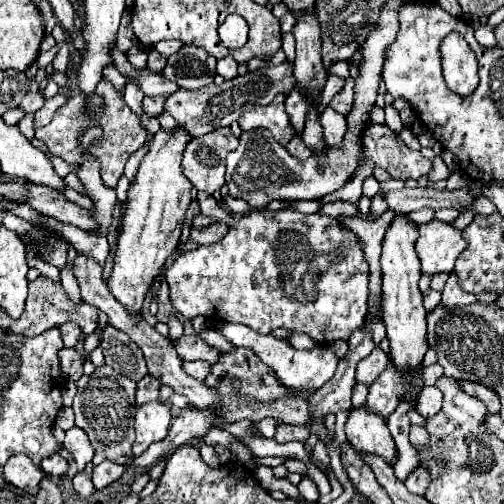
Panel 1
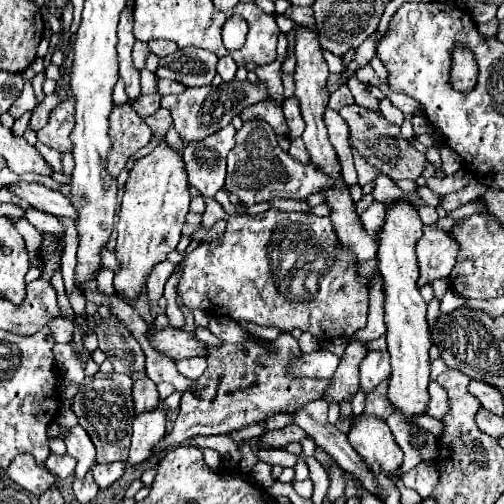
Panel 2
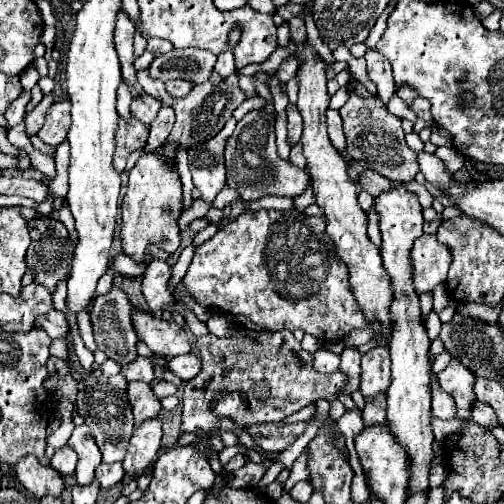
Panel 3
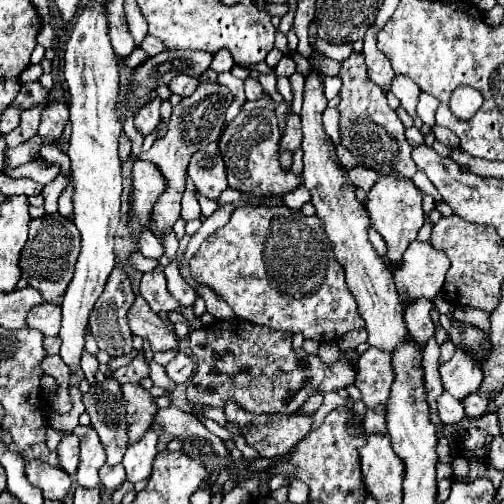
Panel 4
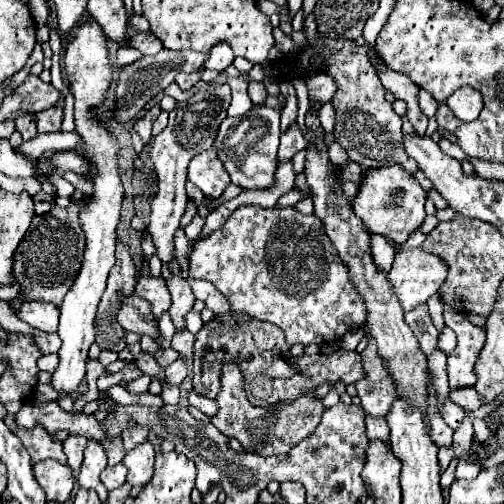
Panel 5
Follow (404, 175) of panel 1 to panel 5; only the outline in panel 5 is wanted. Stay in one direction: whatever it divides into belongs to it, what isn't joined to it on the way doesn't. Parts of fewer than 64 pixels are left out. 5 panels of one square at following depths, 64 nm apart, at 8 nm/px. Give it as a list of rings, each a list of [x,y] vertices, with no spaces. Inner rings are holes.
[[[322,34],[320,38],[326,42],[326,48],[308,46],[302,52],[300,72],[328,72],[334,76],[338,84],[338,92],[332,98],[332,106],[336,108],[336,142],[342,144],[352,162],[358,162],[364,168],[384,168],[388,164],[400,164],[408,174],[414,174],[418,166],[404,152],[402,118],[392,110],[392,104],[386,102],[386,90],[368,60],[366,48],[346,38],[326,38]]]

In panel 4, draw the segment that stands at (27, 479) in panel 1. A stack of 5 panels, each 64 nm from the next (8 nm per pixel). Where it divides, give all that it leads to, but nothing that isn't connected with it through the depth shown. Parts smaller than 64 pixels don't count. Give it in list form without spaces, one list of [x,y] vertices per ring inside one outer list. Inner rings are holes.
[[[28,460],[24,466],[24,474],[28,476],[28,482],[40,488],[44,492],[44,498],[50,500],[62,500],[72,484],[70,476],[64,470],[56,466],[48,466],[40,460]]]

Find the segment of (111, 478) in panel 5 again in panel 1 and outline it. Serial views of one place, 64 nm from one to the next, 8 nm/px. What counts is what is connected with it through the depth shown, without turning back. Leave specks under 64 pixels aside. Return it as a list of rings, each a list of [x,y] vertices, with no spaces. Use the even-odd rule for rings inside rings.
[[[110,460],[94,466],[94,472],[92,472],[92,484],[94,484],[94,488],[102,490],[102,488],[110,486],[112,482],[116,482],[124,474],[124,470],[126,470],[124,466],[116,464],[116,462],[110,462]]]

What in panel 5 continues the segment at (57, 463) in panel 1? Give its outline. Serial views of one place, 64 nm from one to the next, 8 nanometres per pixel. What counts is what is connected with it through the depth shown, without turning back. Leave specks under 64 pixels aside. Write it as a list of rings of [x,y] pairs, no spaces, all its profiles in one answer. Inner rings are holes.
[[[70,434],[64,442],[62,442],[62,448],[64,448],[64,454],[66,454],[66,458],[68,458],[68,466],[72,468],[72,472],[74,472],[74,476],[78,474],[78,470],[80,470],[80,464],[82,464],[82,460],[84,460],[84,448],[86,448],[86,438],[84,436],[76,436],[76,434]]]

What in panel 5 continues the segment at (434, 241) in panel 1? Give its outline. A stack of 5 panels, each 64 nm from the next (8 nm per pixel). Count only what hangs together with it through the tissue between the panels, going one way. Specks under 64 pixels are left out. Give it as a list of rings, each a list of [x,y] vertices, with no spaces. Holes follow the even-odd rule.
[[[408,248],[396,254],[388,280],[404,310],[424,304],[446,280],[448,264],[424,248]]]

